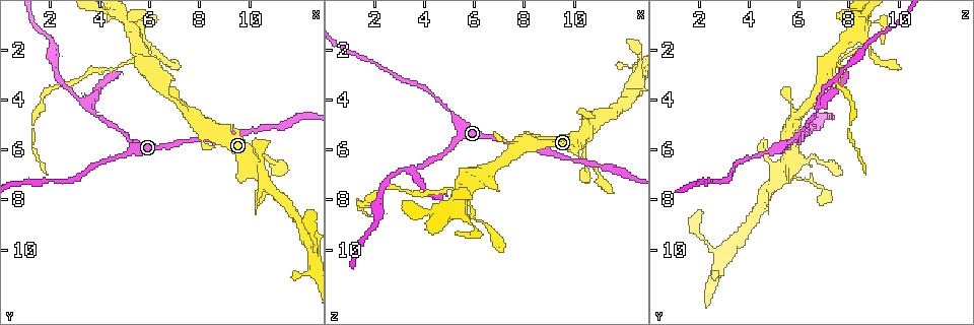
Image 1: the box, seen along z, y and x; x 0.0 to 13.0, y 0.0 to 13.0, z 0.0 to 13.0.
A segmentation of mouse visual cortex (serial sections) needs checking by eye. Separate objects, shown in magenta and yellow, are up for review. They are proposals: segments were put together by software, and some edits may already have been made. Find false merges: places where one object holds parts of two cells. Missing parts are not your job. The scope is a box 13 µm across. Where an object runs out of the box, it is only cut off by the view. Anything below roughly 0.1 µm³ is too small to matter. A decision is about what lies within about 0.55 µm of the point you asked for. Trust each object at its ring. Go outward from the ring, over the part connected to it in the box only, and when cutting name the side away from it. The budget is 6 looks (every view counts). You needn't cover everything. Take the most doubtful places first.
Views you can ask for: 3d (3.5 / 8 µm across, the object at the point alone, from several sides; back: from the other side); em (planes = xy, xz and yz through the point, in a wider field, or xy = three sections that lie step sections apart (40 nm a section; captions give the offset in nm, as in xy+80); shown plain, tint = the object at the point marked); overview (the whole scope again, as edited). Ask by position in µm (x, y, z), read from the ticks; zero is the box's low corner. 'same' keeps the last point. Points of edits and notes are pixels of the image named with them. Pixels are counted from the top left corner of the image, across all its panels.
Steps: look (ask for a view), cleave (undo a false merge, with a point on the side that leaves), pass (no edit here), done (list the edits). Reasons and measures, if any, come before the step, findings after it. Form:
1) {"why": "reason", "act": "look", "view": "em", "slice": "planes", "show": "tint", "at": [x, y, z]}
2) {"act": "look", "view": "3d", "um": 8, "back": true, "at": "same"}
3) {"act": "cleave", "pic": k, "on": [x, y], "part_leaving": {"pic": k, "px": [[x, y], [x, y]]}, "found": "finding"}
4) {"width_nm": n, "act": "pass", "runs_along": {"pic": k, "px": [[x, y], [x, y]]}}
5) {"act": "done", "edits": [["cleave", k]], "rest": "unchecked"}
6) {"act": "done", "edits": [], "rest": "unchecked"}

{"why": "calibre changes", "act": "look", "view": "3d", "um": 8, "at": [10.5, 7.4, 6.8]}

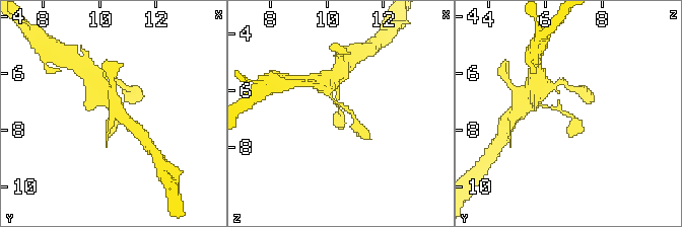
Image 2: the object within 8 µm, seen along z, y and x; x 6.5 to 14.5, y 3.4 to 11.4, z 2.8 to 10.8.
{"why": "shape alone is not enough", "act": "look", "view": "em", "slice": "xy", "step": 2, "show": "tint", "at": [10.4, 7.3, 6.8]}

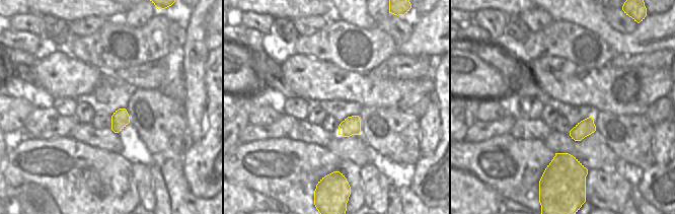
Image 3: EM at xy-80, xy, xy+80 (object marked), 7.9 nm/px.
{"act": "pass", "runs_along": {"pic": 2, "px": [[540, 102], [573, 119], [569, 137]]}, "found": "all the same cell"}

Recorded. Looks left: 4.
{"why": "two arms in line, one across", "act": "look", "view": "3d", "um": 3.5, "at": [3.4, 4.3, 6.9]}

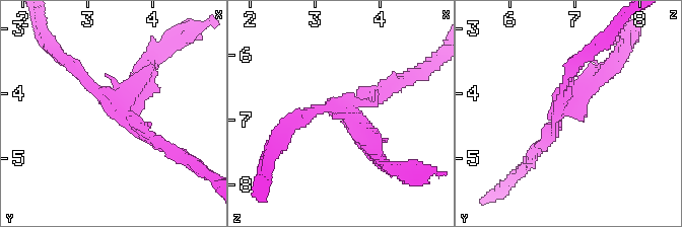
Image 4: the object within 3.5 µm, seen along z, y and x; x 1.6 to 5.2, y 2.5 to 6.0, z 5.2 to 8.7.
{"arms": 3, "arm_widths_nm": [150, 150, 300], "why": "shape alone is not enough", "act": "look", "view": "em", "slice": "planes", "show": "tint", "at": [3.50, 4.25, 6.80]}

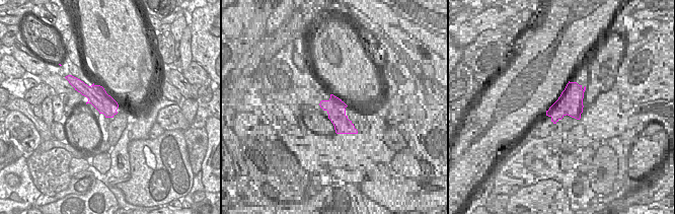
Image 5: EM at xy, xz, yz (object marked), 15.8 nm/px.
{"why": "another direction", "act": "look", "view": "em", "slice": "xy", "step": 3, "show": "tint", "at": "same"}

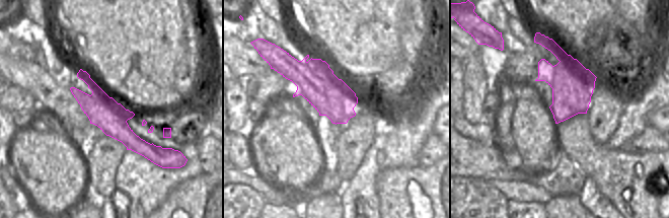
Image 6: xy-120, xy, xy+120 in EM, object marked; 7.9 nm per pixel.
{"width_nm": 320, "act": "cleave", "pic": 4, "on": [357, 134], "part_leaving": {"pic": 4, "px": [[349, 114], [377, 157], [399, 170]]}, "found": "a second cell is stuck on"}

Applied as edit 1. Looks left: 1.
{"act": "done", "edits": [["cleave", 4]], "rest": "unchecked"}

